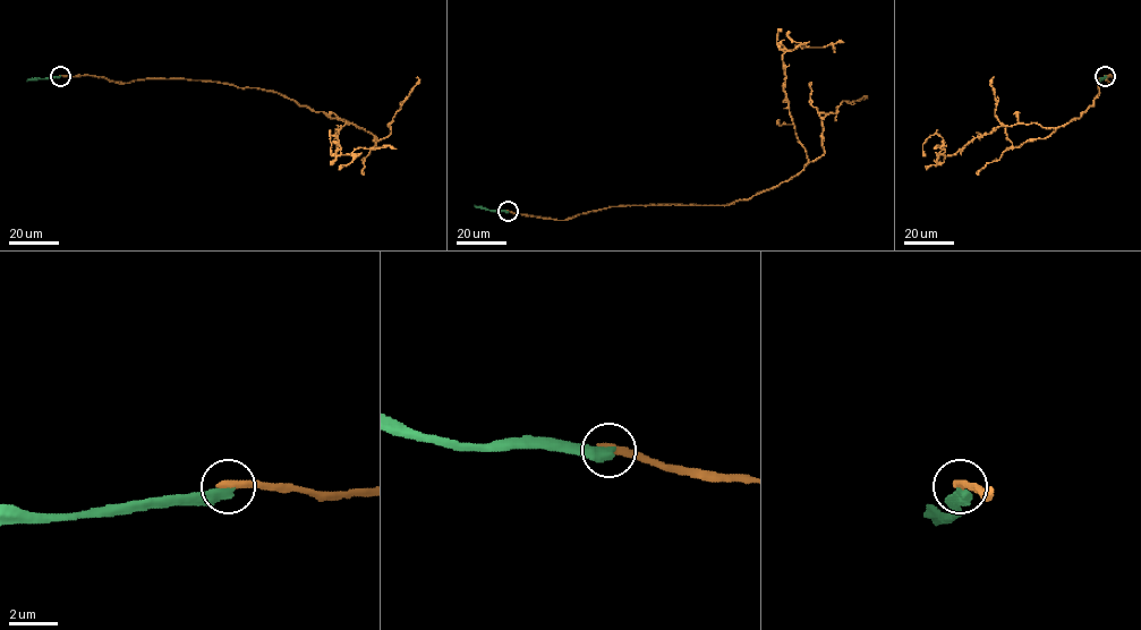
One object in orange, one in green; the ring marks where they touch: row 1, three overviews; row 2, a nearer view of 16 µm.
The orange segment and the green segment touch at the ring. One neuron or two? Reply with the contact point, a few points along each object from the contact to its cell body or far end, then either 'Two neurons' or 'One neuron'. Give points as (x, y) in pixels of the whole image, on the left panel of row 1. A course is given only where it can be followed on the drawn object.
Place: (60, 76). Course of orange: (60, 75), (275, 91), (360, 128), (341, 126), (339, 155), (338, 137), (329, 133), (333, 155). Course of green: (60, 75), (26, 79). Two neurons

